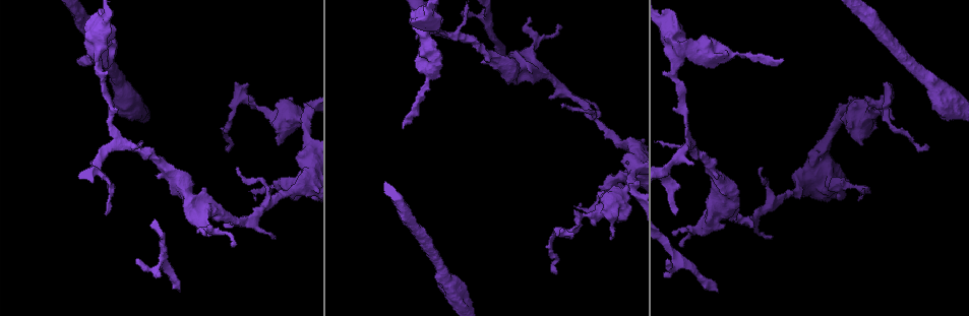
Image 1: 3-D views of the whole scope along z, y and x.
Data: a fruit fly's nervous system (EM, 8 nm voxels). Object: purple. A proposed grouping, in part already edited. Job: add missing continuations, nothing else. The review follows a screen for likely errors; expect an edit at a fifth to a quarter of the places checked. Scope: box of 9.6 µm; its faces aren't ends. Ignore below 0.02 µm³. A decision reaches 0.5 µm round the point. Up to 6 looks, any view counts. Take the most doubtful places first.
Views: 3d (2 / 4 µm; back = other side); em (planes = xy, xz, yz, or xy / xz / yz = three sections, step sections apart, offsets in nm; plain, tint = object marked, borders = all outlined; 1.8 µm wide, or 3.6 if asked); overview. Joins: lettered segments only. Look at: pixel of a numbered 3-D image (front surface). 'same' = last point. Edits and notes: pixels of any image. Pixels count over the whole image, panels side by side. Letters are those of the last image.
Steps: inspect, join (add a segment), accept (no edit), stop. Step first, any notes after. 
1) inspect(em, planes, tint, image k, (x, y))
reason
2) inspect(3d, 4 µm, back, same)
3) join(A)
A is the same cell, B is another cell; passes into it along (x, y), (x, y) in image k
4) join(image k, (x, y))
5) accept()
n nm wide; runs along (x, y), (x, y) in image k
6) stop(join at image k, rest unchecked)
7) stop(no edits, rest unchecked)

inspect(3d, 4 µm, image 1, (771, 236))
free end

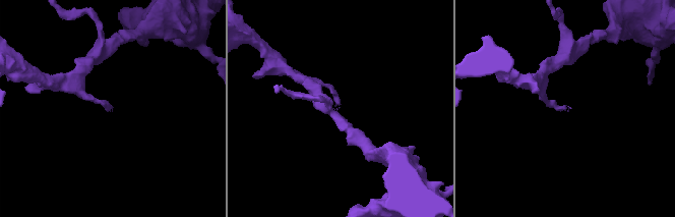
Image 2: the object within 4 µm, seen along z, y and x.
inspect(em, planes, borders, image 2, (570, 108))

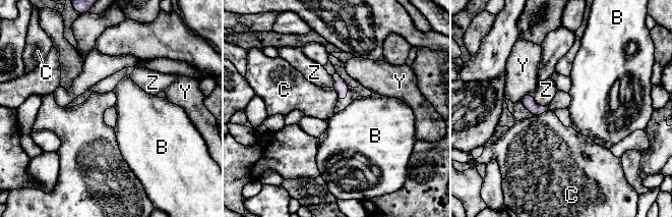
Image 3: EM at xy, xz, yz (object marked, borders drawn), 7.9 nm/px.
accept()
Z touches over 160 nm; B, C, Y and Z are other cells; no lettered segment goes on from it

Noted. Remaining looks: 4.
inspect(3d, 4 µm, image 1, (665, 261))
an open end

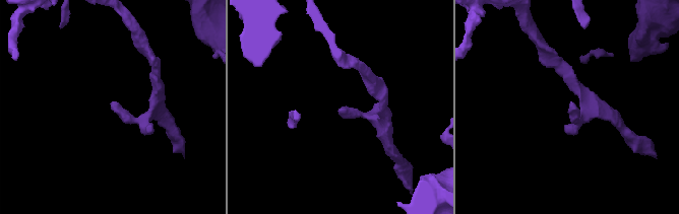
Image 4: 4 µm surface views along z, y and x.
inspect(em, planes, borders, image 4, (341, 110))
shape alone is not enough

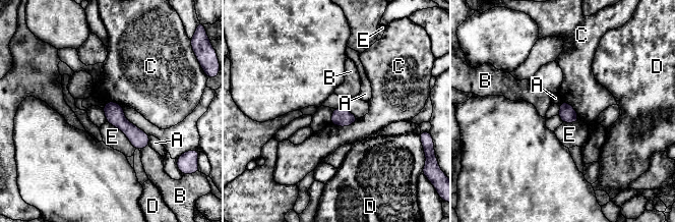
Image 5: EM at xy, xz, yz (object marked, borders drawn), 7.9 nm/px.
accept()
A, B, C, D and E are other cells; border along (107, 121), (116, 126), (135, 149) in image 5; none of them fits

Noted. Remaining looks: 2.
stop(no edits, rest unchecked)

